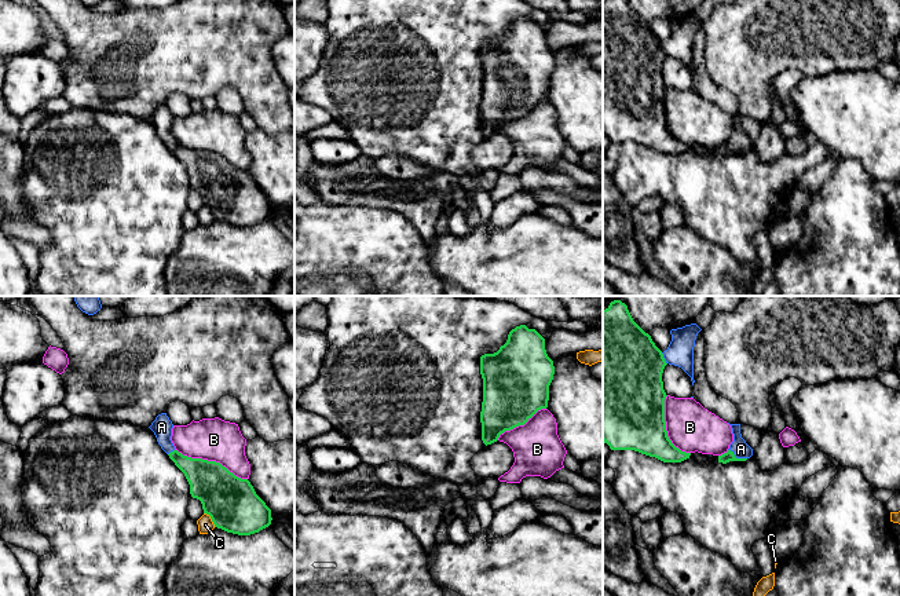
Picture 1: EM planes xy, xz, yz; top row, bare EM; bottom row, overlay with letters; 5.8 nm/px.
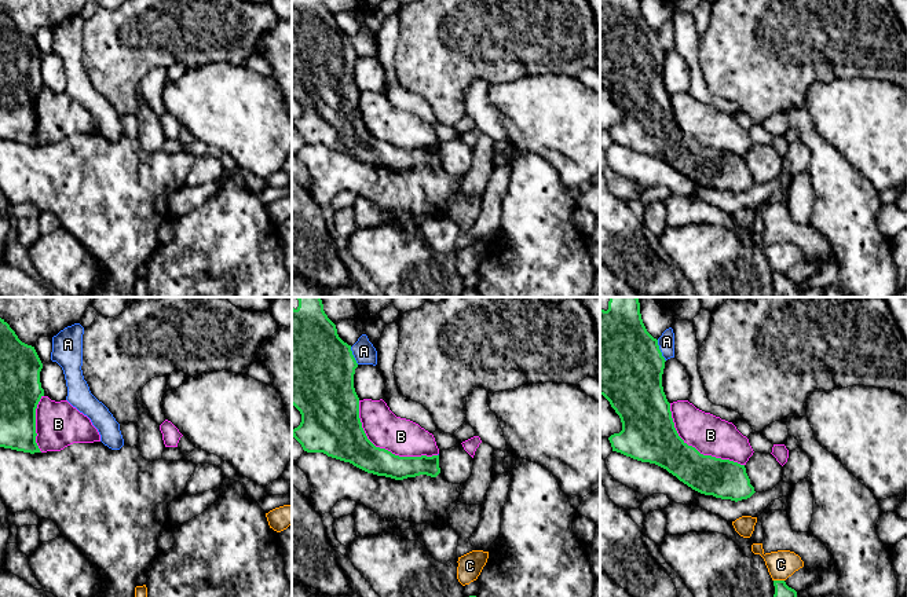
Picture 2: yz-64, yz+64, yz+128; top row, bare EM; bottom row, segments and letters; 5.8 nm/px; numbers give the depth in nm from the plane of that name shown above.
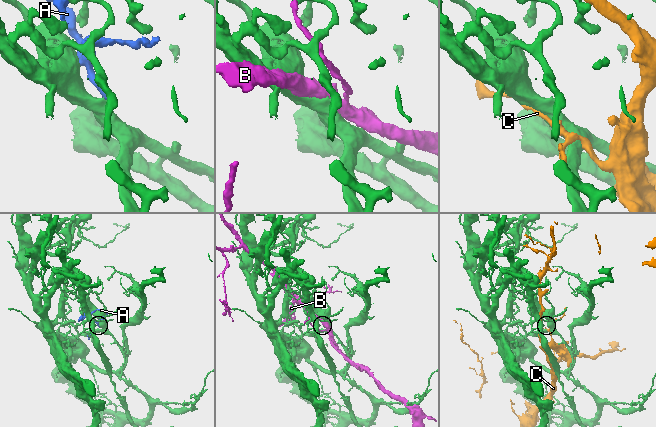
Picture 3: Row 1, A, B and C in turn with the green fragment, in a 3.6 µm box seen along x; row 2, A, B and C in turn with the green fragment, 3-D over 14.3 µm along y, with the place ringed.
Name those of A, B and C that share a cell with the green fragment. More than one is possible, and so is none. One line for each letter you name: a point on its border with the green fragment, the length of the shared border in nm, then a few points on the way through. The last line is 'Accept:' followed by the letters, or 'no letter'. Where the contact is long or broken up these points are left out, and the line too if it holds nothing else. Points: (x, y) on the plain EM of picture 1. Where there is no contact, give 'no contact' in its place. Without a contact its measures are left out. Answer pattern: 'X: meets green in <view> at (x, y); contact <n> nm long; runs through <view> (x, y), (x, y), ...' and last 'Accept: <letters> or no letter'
A: meets green in yz at (738, 150); contact 130 nm long
Accept: A

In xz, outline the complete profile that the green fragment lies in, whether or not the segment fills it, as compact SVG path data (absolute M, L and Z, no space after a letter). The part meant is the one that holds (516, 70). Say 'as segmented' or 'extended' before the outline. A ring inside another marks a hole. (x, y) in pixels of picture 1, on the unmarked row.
as segmented; M526 17L512 21L497 44L480 48L480 66L480 114L486 138L548 99L555 58L546 45L545 30L535 21Z

